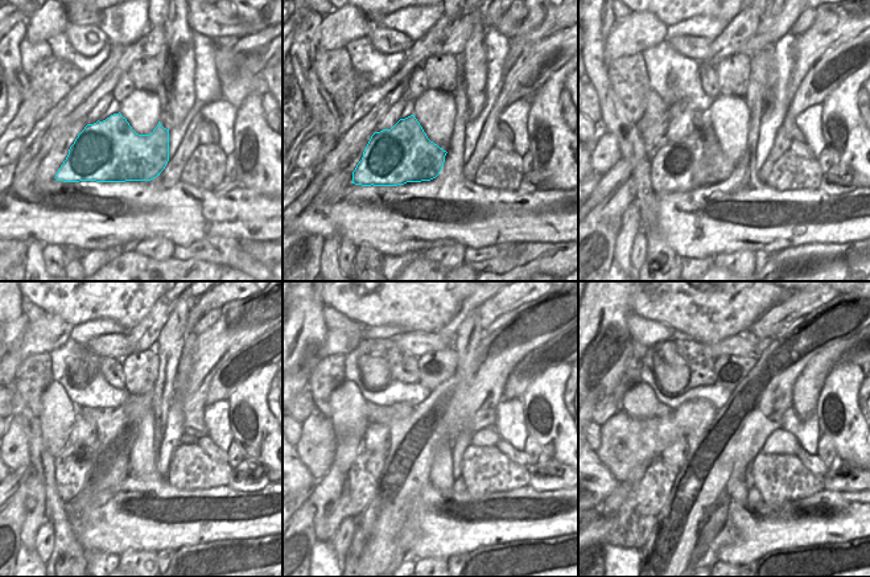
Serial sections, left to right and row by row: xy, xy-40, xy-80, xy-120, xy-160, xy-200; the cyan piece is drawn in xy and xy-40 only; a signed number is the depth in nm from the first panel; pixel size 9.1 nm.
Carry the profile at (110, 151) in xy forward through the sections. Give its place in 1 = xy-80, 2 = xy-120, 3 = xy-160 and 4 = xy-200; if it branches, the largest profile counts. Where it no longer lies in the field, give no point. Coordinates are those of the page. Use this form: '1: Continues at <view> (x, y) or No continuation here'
1: Continues at xy-80 (697, 157)
2: Continues at xy-120 (74, 462)
3: Continues at xy-160 (368, 465)
4: Continues at xy-200 (658, 469).

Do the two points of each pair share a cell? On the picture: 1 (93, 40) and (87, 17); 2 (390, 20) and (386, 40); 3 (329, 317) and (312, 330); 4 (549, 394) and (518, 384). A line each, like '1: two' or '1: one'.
1: two
2: two
3: two
4: two

